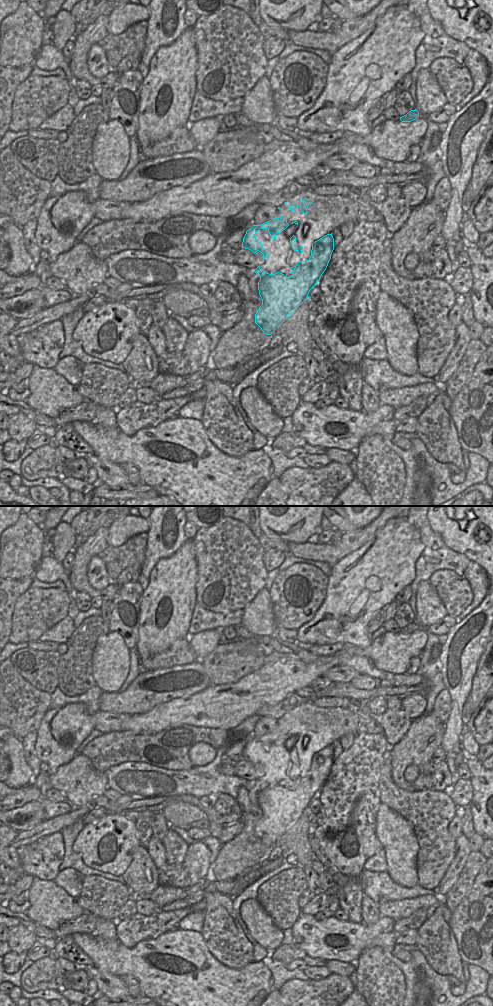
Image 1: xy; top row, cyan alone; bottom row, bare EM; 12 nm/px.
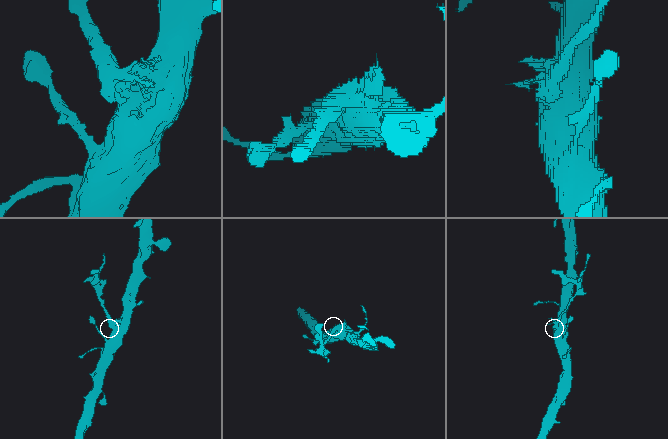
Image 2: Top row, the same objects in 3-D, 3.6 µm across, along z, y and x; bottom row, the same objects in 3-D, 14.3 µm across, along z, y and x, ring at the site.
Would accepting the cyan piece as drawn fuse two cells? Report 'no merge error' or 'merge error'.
merge error

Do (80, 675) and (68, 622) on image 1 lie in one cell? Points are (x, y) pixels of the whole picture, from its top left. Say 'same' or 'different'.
different

